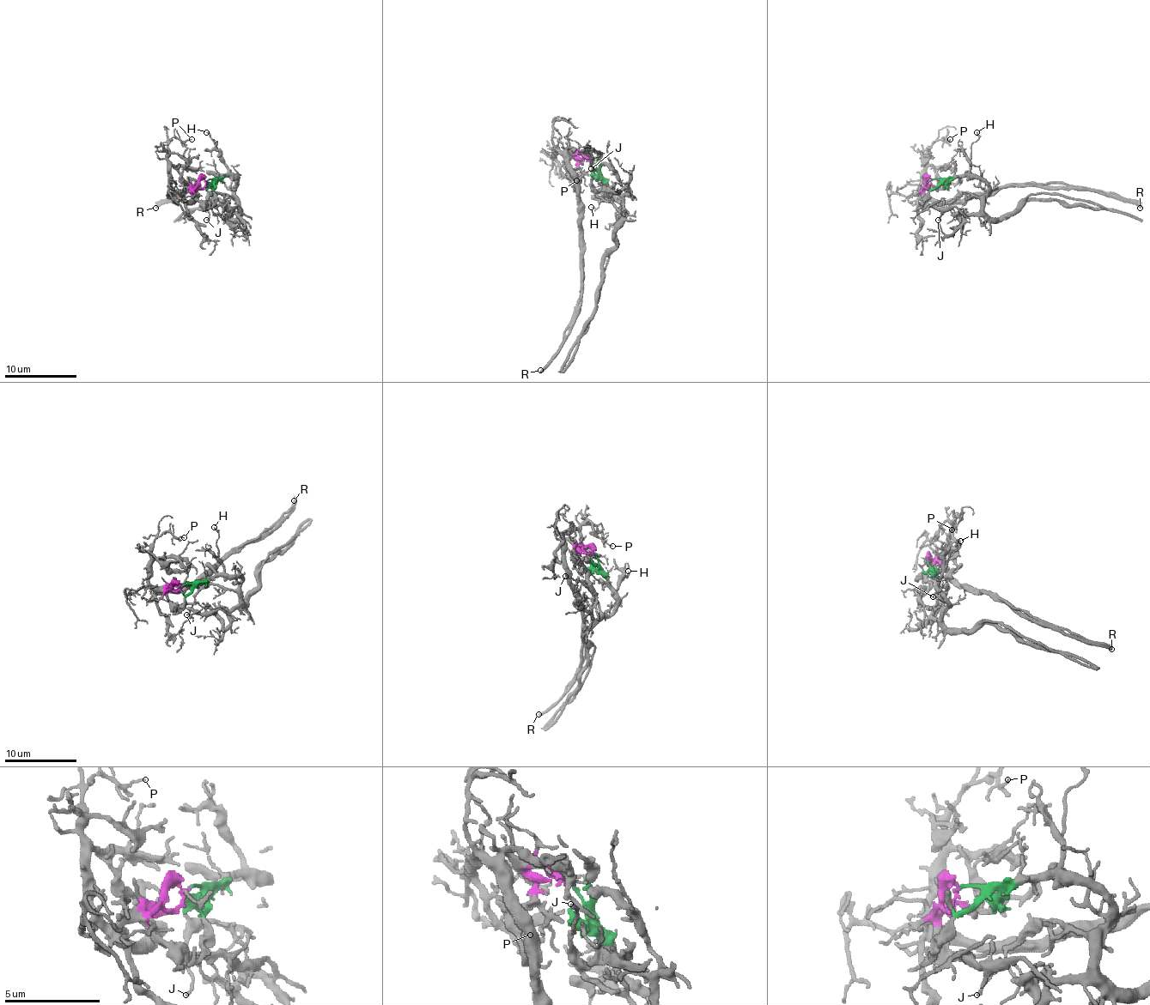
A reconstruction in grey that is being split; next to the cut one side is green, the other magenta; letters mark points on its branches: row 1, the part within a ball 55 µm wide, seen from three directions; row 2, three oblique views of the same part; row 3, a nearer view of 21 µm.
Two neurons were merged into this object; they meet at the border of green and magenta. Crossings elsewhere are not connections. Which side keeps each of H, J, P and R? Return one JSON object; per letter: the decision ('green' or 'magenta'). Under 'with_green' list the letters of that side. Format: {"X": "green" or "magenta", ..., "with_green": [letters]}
{"H": "green", "J": "green", "P": "magenta", "R": "magenta", "with_green": ["H", "J"]}

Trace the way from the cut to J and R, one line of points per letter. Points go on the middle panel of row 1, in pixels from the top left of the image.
J: (593, 161), (599, 179), (618, 202), (618, 217), (617, 208), (605, 201), (592, 183), (592, 169)
R: (593, 161), (567, 154), (575, 189), (581, 239), (581, 305), (562, 347), (539, 370)

